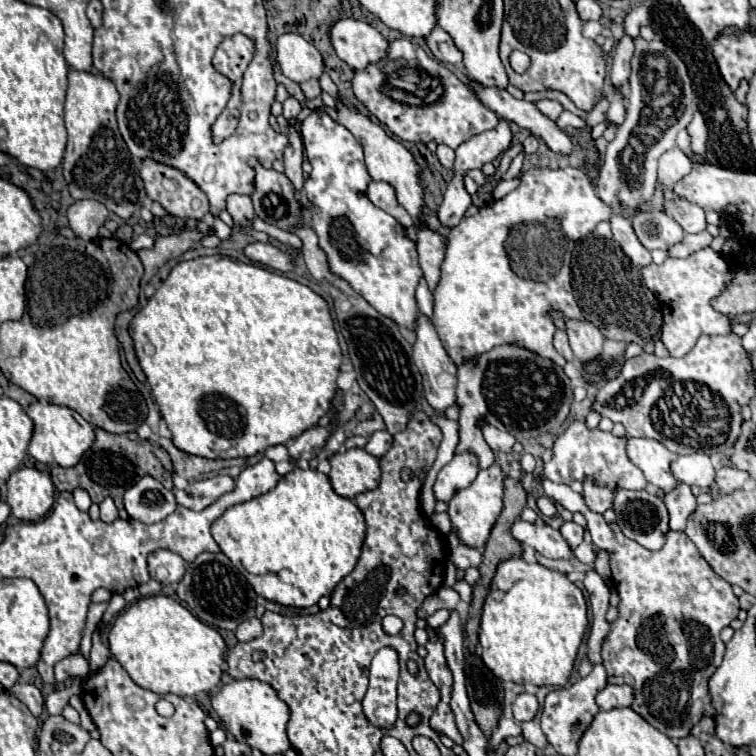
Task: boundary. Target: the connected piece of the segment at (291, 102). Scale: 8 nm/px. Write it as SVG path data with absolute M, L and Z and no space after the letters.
M287 98L285 102L283 102L283 116L289 120L289 118L295 118L299 112L301 112L301 104L295 100L295 98Z

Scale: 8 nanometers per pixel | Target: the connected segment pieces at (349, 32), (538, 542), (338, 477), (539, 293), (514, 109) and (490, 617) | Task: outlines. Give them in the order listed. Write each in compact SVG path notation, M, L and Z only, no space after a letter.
M353 18L335 22L331 30L331 42L337 56L353 70L363 70L369 64L381 62L389 48L389 42L373 26Z
M515 520L511 532L521 544L533 546L537 552L541 552L547 558L573 558L573 550L569 548L561 532L551 528L549 524L537 526L523 520Z
M351 448L343 454L337 452L329 458L329 462L329 480L339 496L353 500L357 494L379 486L379 460L363 448Z
M533 168L521 174L521 184L513 192L495 204L481 208L475 216L465 218L457 228L453 228L449 234L445 262L441 266L441 282L433 292L435 306L431 322L435 324L443 348L455 366L461 366L467 360L477 360L481 354L501 344L517 344L541 358L565 366L565 358L559 358L559 352L553 348L557 326L549 318L549 312L559 310L563 320L581 320L581 308L577 306L571 288L569 244L591 234L599 222L609 222L611 214L611 206L597 196L585 170Z
M473 84L473 88L477 90L481 102L487 108L491 108L499 118L515 122L521 128L527 128L533 136L539 136L555 154L571 154L571 138L561 128L557 128L553 120L541 114L535 104L517 100L507 90L483 88L479 84Z
M509 558L499 564L497 574L491 582L489 596L483 604L481 616L481 658L501 680L511 680L517 684L537 684L537 686L565 686L575 664L579 644L587 630L587 604L583 592L567 580L565 574L549 570L541 564L529 564L523 558Z

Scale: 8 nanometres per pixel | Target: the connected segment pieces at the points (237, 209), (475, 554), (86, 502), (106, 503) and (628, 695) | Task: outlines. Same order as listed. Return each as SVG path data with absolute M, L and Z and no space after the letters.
M231 194L231 196L227 196L227 206L225 208L233 216L235 224L251 226L251 220L255 218L255 212L253 212L253 204L251 204L249 196Z
M455 534L447 536L447 548L449 548L451 562L461 570L467 570L471 566L479 566L481 564L481 552L477 548L465 546Z
M75 488L75 490L73 490L73 498L75 498L75 504L77 504L79 510L83 510L83 512L89 510L89 506L91 506L91 498L89 498L89 492L87 492L87 490L83 490L83 488Z
M105 498L99 504L99 508L101 508L101 520L103 522L115 522L117 520L117 508L115 508L115 504L113 504L111 498Z
M609 684L605 690L597 694L597 704L601 710L613 708L629 708L633 704L633 688L631 686L615 686Z

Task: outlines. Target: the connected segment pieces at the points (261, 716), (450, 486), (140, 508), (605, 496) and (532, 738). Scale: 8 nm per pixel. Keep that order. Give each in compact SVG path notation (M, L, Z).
M255 678L233 680L211 698L211 704L217 716L221 718L225 730L231 732L237 742L249 744L251 748L257 748L263 754L285 754L291 748L291 742L285 732L291 710L279 698L277 690L271 684Z
M471 452L457 454L447 466L441 468L433 486L435 498L449 502L457 490L467 488L477 478L477 472L479 472L479 460L475 454Z
M143 476L137 484L133 484L125 492L123 502L129 516L141 520L143 524L161 522L177 508L173 492L167 490L153 476Z
M587 480L583 486L585 486L585 502L591 512L603 514L605 510L613 508L613 490L605 486L595 486L591 480Z
M535 720L523 724L523 736L525 736L527 742L537 746L539 750L547 748L547 740L545 740L545 736L543 736L543 732L541 732L541 728L539 728L539 724Z

